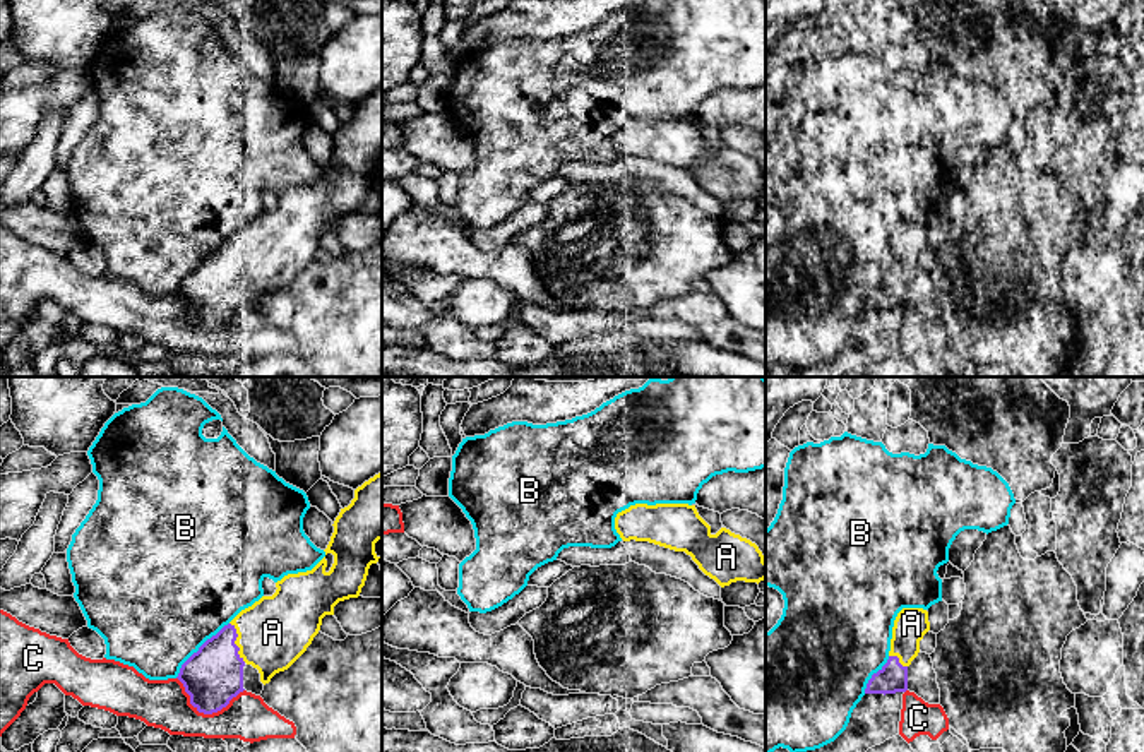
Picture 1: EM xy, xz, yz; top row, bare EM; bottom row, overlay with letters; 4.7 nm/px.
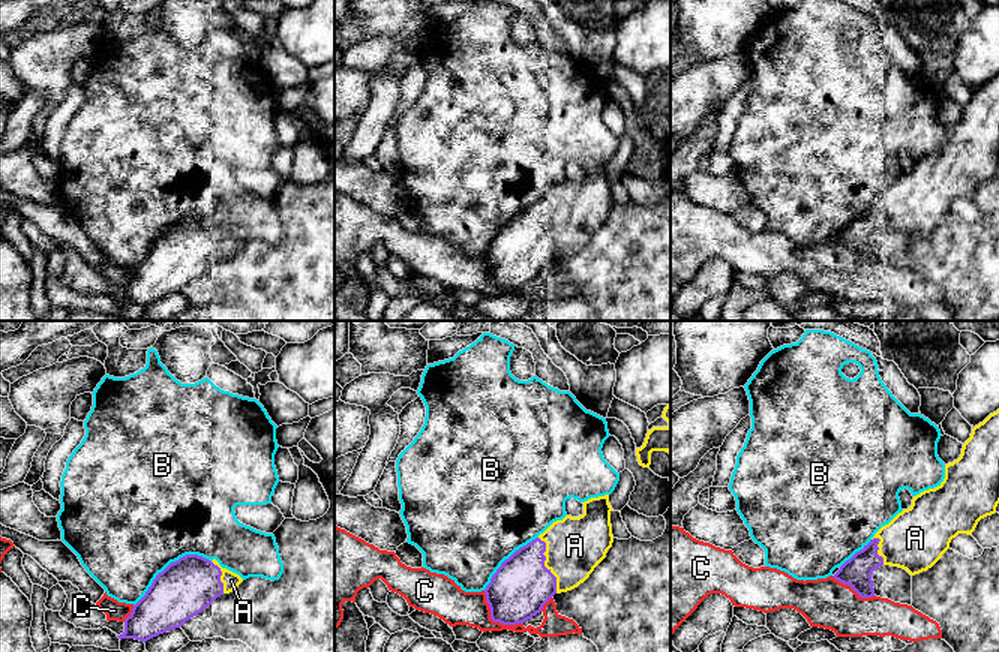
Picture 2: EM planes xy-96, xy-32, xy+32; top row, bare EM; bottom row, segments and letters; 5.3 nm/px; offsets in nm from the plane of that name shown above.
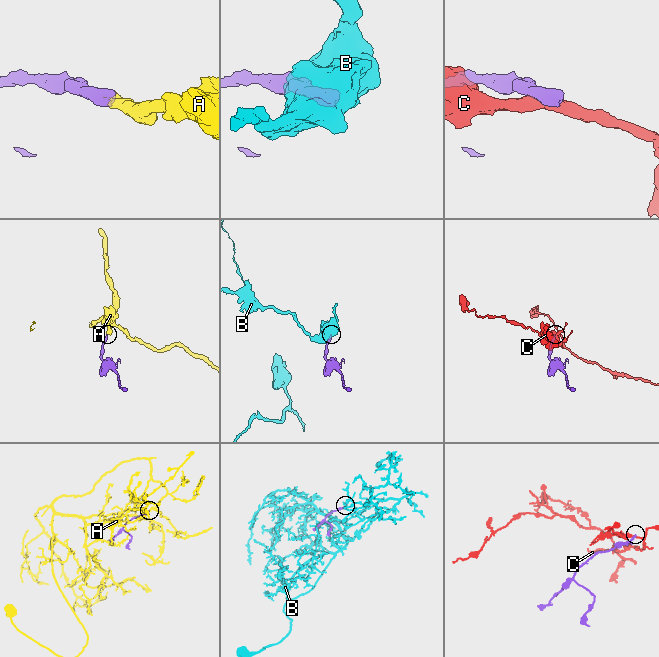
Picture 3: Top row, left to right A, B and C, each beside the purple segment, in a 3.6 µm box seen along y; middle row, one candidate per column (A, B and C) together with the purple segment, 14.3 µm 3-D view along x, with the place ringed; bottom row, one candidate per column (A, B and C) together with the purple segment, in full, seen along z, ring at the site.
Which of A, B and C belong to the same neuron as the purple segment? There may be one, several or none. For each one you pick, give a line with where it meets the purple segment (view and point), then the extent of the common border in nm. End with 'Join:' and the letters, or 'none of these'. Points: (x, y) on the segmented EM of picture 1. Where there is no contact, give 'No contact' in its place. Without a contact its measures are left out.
A: Touches purple at xy (233, 643). Shared border 200 nm
Join: A

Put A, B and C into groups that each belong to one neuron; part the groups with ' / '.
A / B / C

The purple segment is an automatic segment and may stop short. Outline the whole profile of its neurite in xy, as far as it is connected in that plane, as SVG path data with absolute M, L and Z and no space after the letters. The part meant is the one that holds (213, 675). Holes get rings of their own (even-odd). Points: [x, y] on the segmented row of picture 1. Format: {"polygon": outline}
{"polygon": "M382 471L355 490L355 498L341 509L332 526L334 533L324 550L325 555L334 555L329 572L324 557L312 570L284 576L276 582L277 589L272 596L262 596L241 610L182 665L176 678L199 713L217 713L245 690L245 665L257 668L260 682L269 683L276 673L288 670L307 651L320 630L322 618L334 615L339 601L360 596L370 565L380 558L375 543L382 540Z"}

